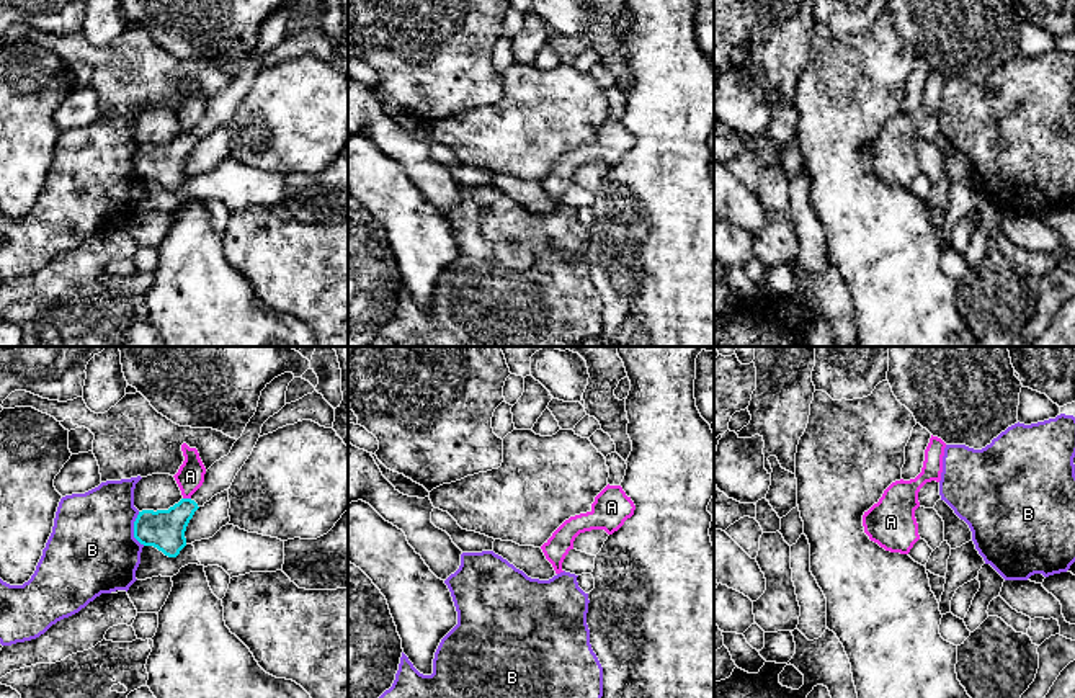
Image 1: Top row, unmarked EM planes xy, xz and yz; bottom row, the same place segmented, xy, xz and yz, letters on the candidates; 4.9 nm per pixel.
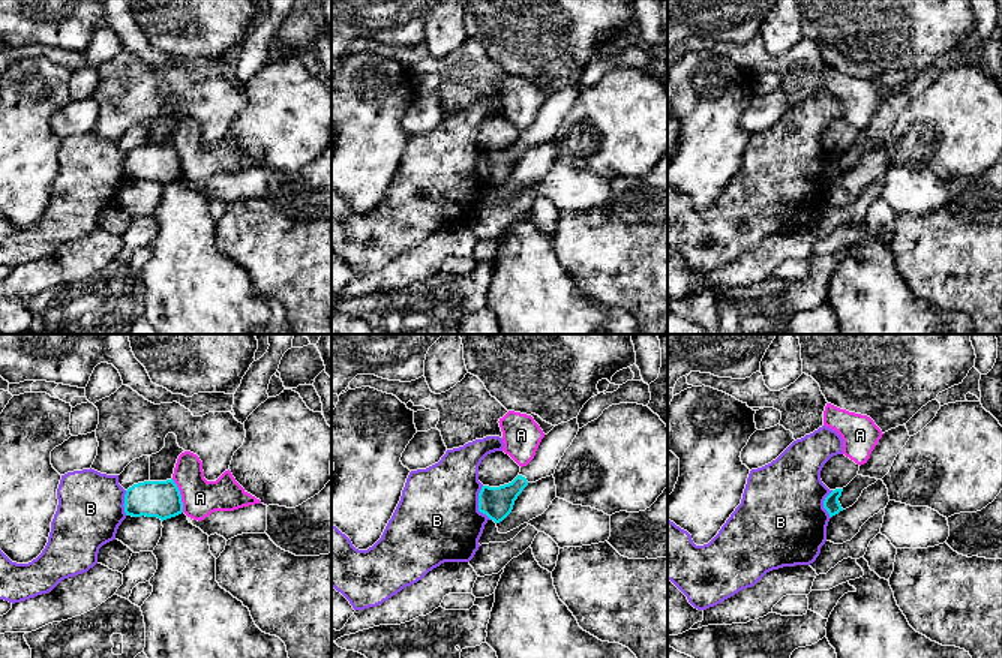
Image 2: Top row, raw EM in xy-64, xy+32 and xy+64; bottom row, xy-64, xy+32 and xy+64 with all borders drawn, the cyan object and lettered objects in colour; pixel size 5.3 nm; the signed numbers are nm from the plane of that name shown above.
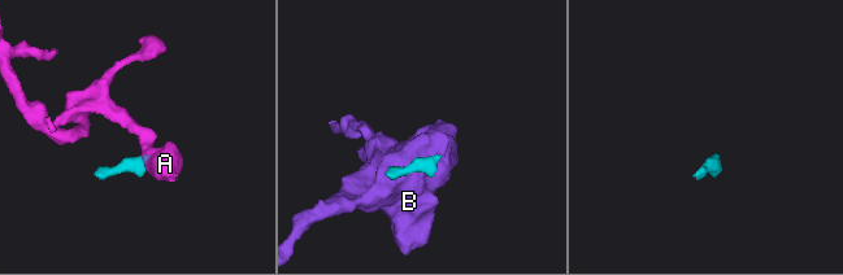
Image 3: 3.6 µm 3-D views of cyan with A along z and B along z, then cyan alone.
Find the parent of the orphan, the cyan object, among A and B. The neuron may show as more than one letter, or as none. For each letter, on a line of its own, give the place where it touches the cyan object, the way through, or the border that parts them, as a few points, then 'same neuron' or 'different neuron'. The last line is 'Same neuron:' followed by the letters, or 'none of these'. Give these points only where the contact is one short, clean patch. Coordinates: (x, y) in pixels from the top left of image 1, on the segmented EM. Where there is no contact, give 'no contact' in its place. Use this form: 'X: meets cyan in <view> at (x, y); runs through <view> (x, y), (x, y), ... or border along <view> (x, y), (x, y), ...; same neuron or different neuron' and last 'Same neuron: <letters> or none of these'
A: meets cyan in xy at (187, 499); border along xy (183, 497), (190, 499); different neuron
B: meets cyan in xy at (134, 530); different neuron
Same neuron: none of these

